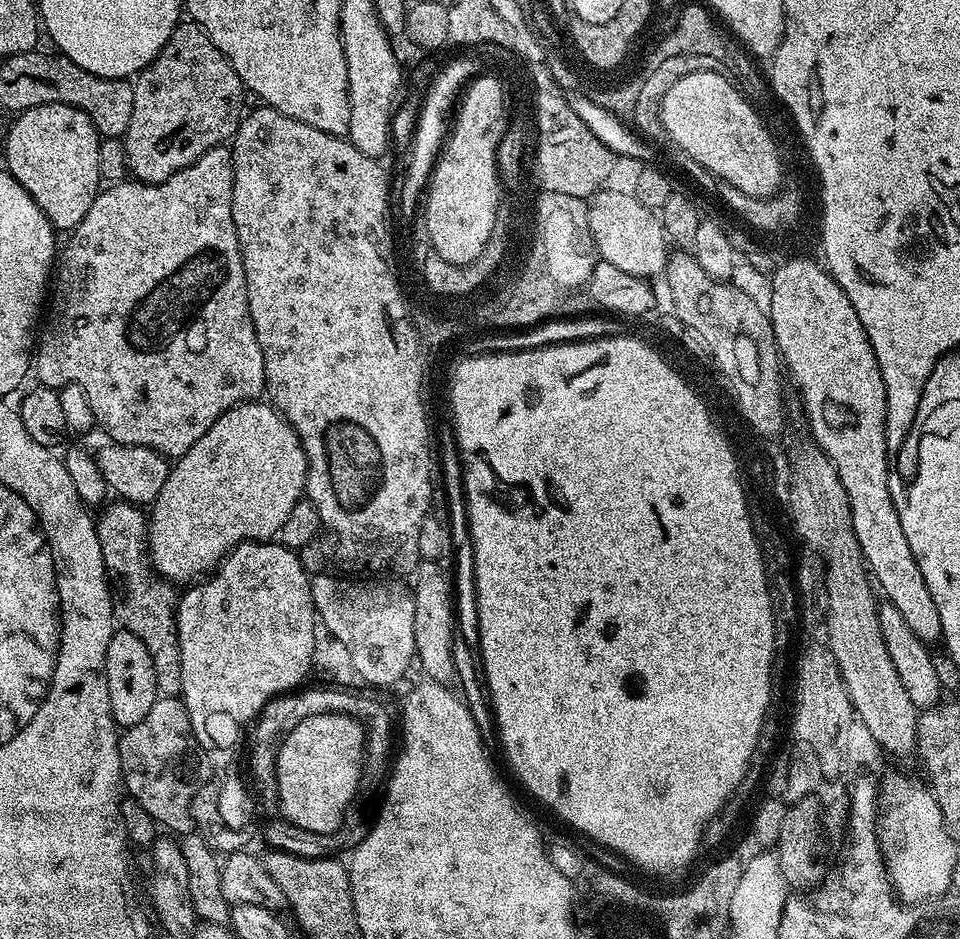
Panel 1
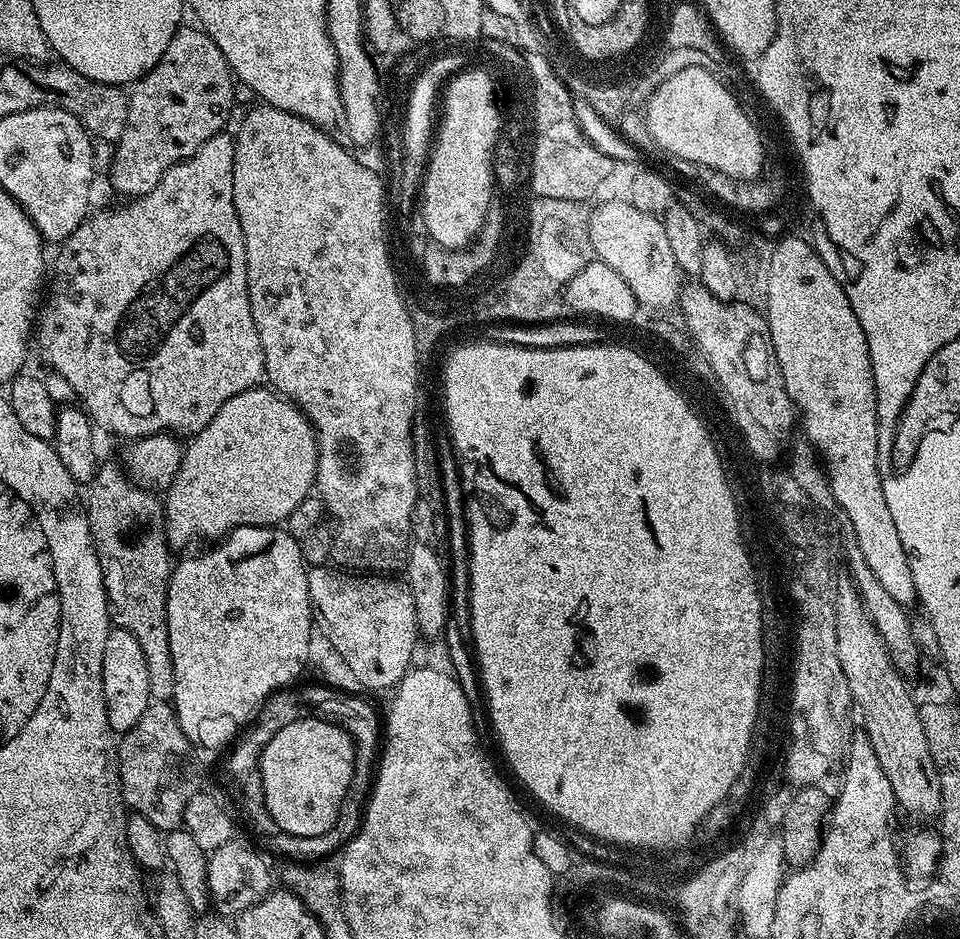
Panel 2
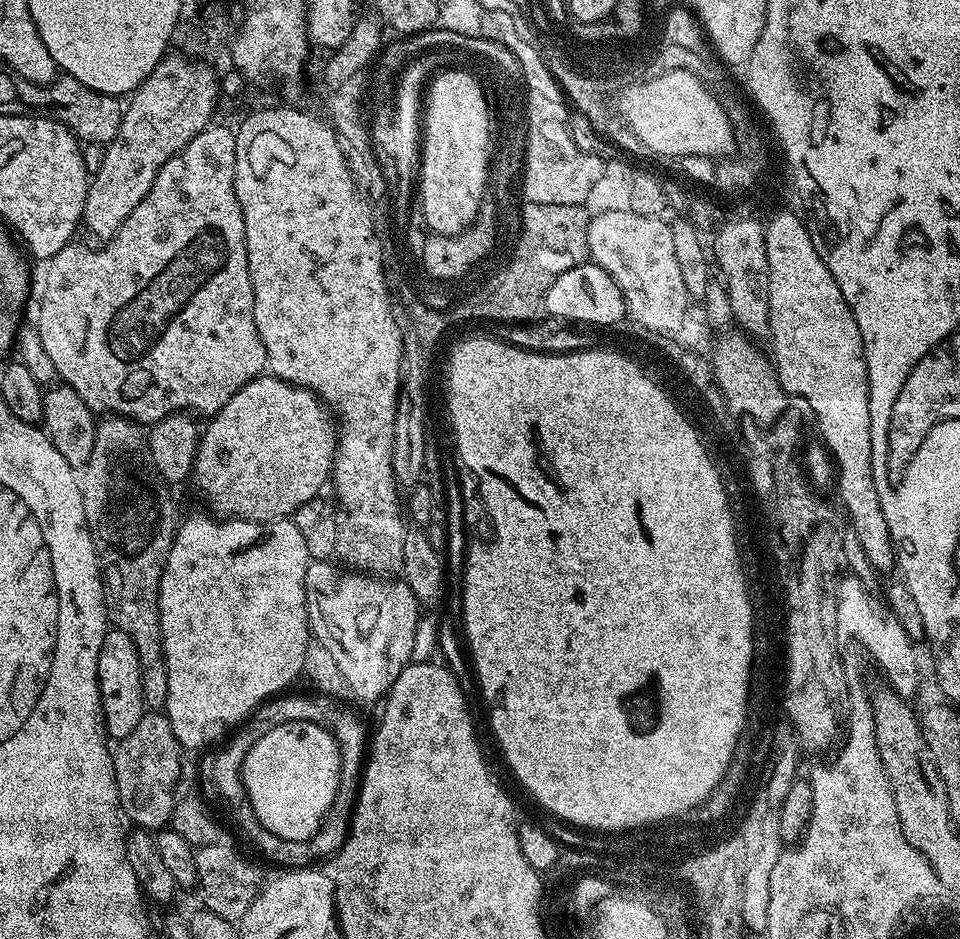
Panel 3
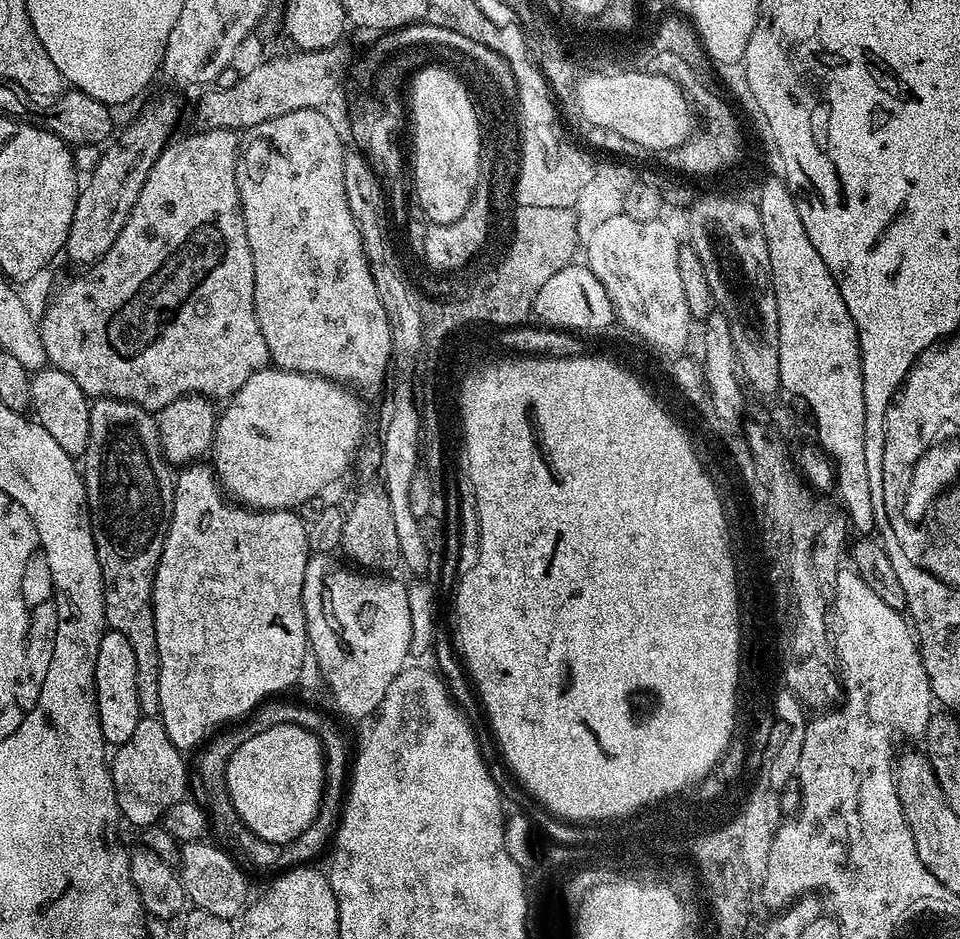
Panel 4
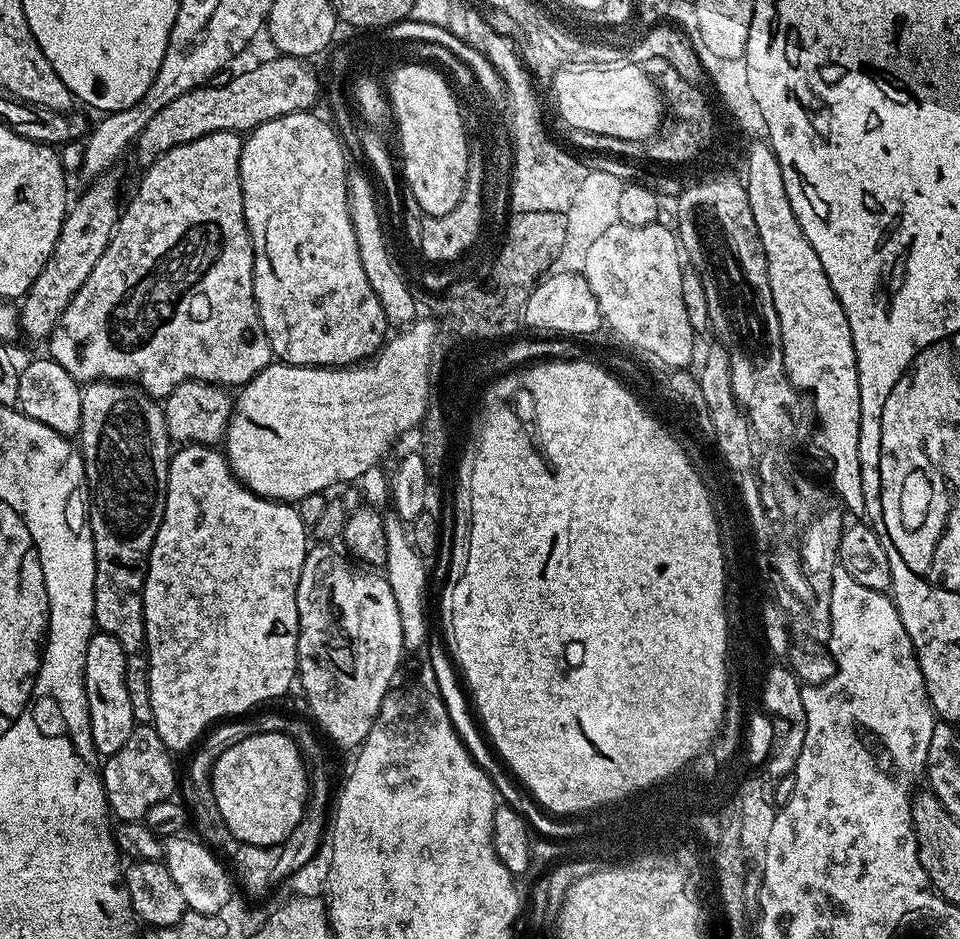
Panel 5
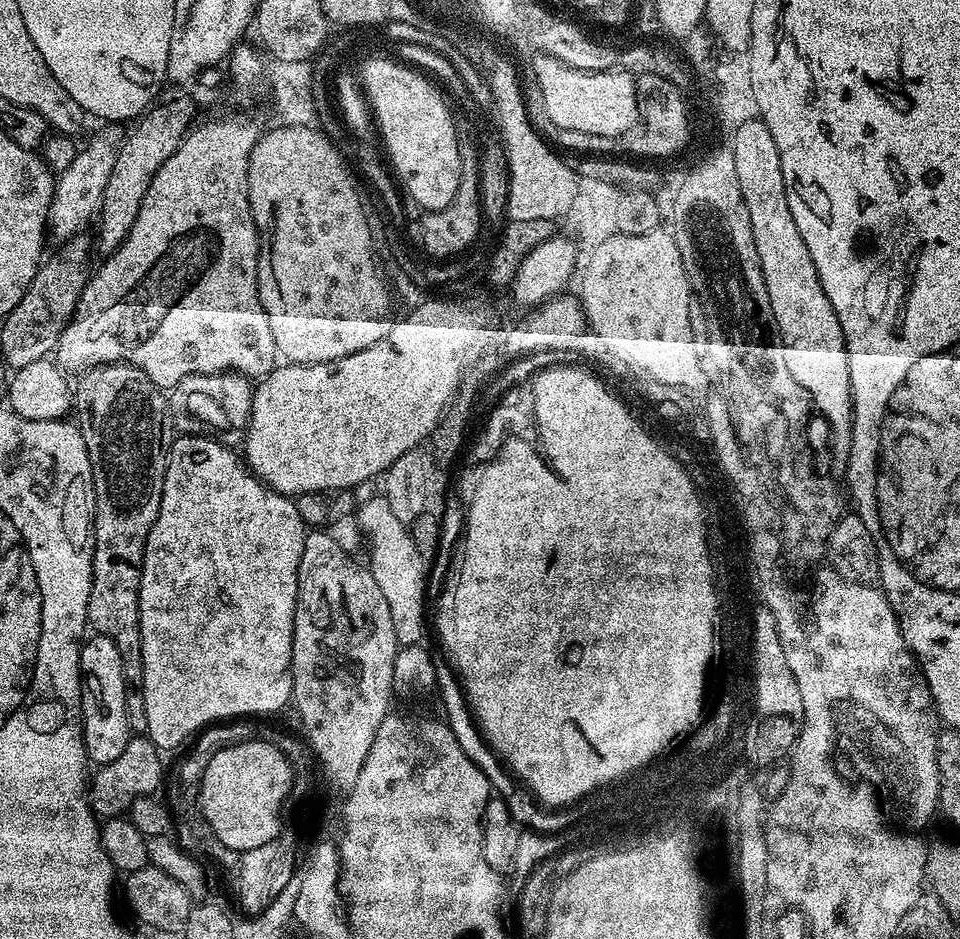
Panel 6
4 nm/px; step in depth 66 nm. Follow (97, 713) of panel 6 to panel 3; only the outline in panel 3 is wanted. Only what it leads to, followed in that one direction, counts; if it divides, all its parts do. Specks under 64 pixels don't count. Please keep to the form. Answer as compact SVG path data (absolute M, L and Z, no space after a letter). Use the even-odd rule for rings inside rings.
M112 628L106 634L102 650L98 650L98 690L104 711L104 731L113 741L124 740L126 734L131 734L134 726L142 722L146 709L142 698L142 670L138 662L138 650L134 650L130 634L117 628Z

